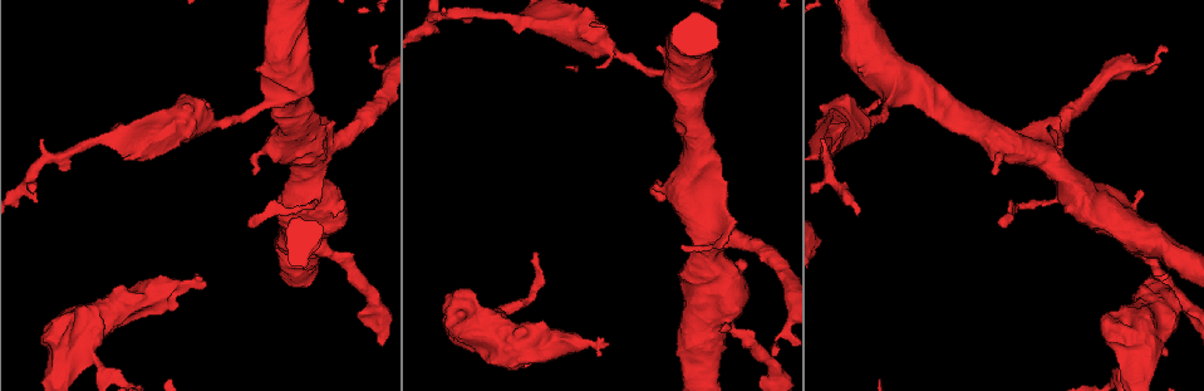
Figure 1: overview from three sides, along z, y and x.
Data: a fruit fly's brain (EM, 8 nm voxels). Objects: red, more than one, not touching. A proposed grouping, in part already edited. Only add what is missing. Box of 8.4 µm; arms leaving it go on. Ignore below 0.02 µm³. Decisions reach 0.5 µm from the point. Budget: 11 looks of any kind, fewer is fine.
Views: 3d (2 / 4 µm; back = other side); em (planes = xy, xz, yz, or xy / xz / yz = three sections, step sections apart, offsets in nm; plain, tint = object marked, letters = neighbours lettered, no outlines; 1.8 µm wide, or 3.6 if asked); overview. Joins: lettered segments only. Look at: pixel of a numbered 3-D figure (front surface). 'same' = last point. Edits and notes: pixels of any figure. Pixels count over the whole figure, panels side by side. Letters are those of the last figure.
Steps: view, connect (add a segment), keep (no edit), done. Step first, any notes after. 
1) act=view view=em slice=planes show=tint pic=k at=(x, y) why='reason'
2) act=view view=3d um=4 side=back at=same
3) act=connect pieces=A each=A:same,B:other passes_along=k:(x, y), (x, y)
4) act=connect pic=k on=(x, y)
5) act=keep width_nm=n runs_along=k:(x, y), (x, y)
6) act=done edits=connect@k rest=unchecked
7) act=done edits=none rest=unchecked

act=view view=em slice=planes show=plain pic=1 at=(600, 356) why='long arm stops here'

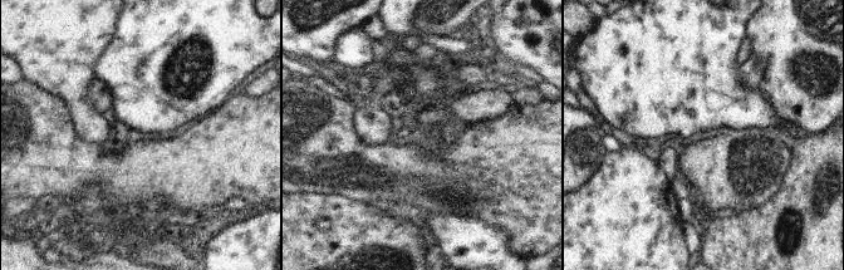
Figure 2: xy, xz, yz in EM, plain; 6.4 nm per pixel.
act=view view=em slice=planes show=letters at=same

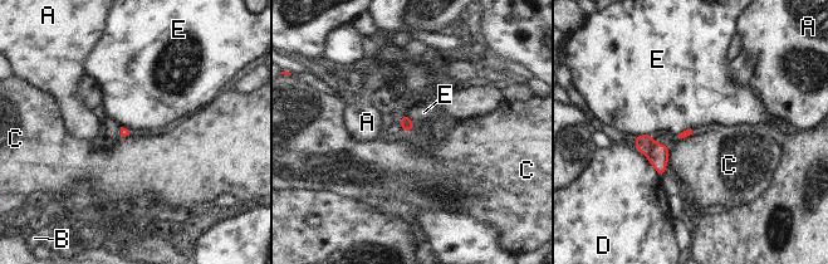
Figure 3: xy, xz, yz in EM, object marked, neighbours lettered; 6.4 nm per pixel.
act=keep each=A:other,B:other,C:other,D:other,E:other border=3:(406, 115), (415, 123) found='no lettered segment goes on from it'

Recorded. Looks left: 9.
act=view view=em um=3.6 slice=planes show=tint pic=1 at=(371, 52)

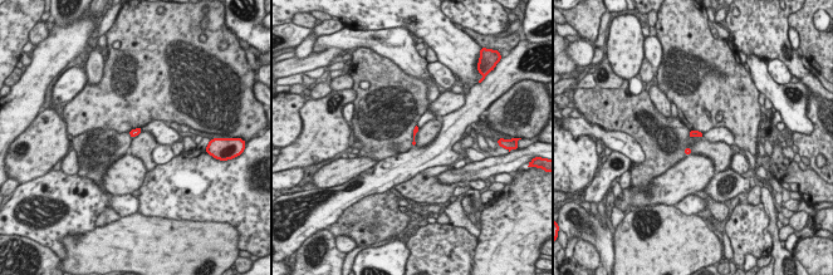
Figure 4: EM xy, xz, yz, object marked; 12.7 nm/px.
act=view view=em um=3.6 slice=planes show=letters at=same why='what lies round it'

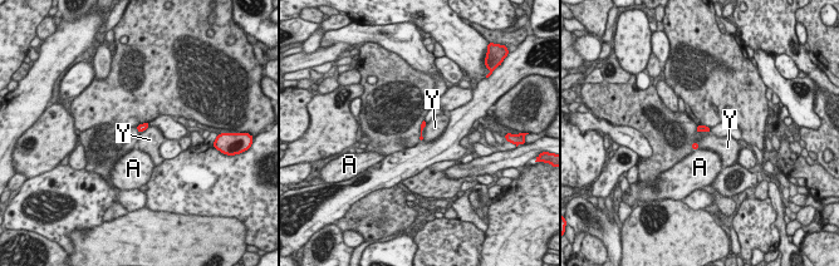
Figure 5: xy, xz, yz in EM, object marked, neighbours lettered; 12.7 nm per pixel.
act=keep each=A:other,Y:other border=5:(427, 123), (422, 131), (421, 141) found='no lettered segment goes on from it'

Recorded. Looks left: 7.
act=view view=3d um=2 side=back pic=1 at=(252, 222) why='long arm stops here'

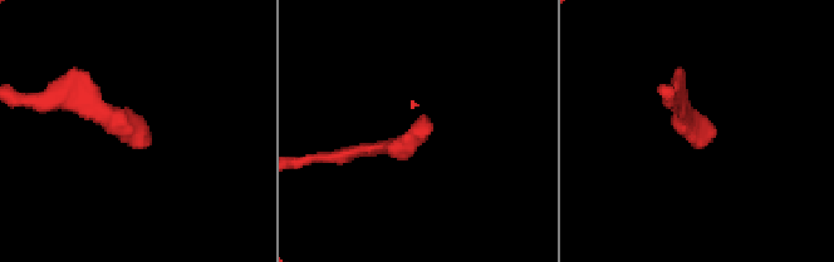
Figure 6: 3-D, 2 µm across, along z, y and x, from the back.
act=view view=em um=3.6 slice=xy step=4 show=tint pic=6 at=(142, 130)

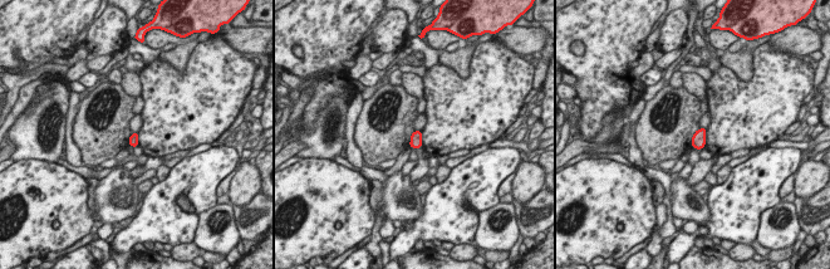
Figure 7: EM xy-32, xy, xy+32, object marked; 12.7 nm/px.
act=view view=em um=3.6 slice=yz step=4 show=letters at=same why='cut it another way'

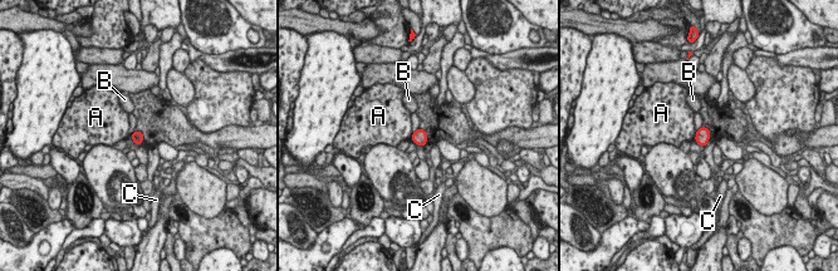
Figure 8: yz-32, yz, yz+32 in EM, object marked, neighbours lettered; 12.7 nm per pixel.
act=keep width_nm=160 each=A:other,B:other,C:other found='no lettered segment goes on from it'

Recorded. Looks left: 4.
act=view view=em um=3.6 slice=xy step=16 show=letters pic=1 at=(81, 344) why='calibre changes'

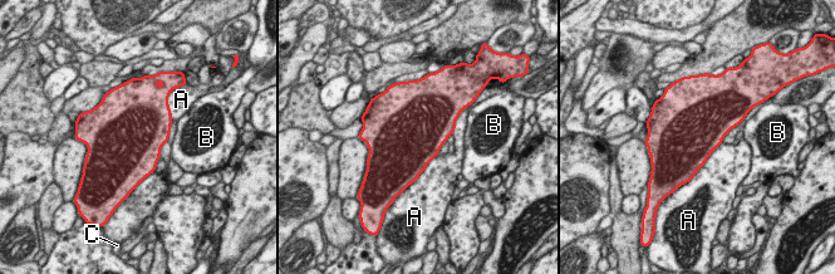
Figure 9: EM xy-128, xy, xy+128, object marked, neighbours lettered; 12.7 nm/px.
act=keep width_nm=650 each=A:other,B:other,C:other border=9:(722, 141), (689, 180) found='none of them fits'

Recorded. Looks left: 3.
act=done edits=none rest=unchecked

